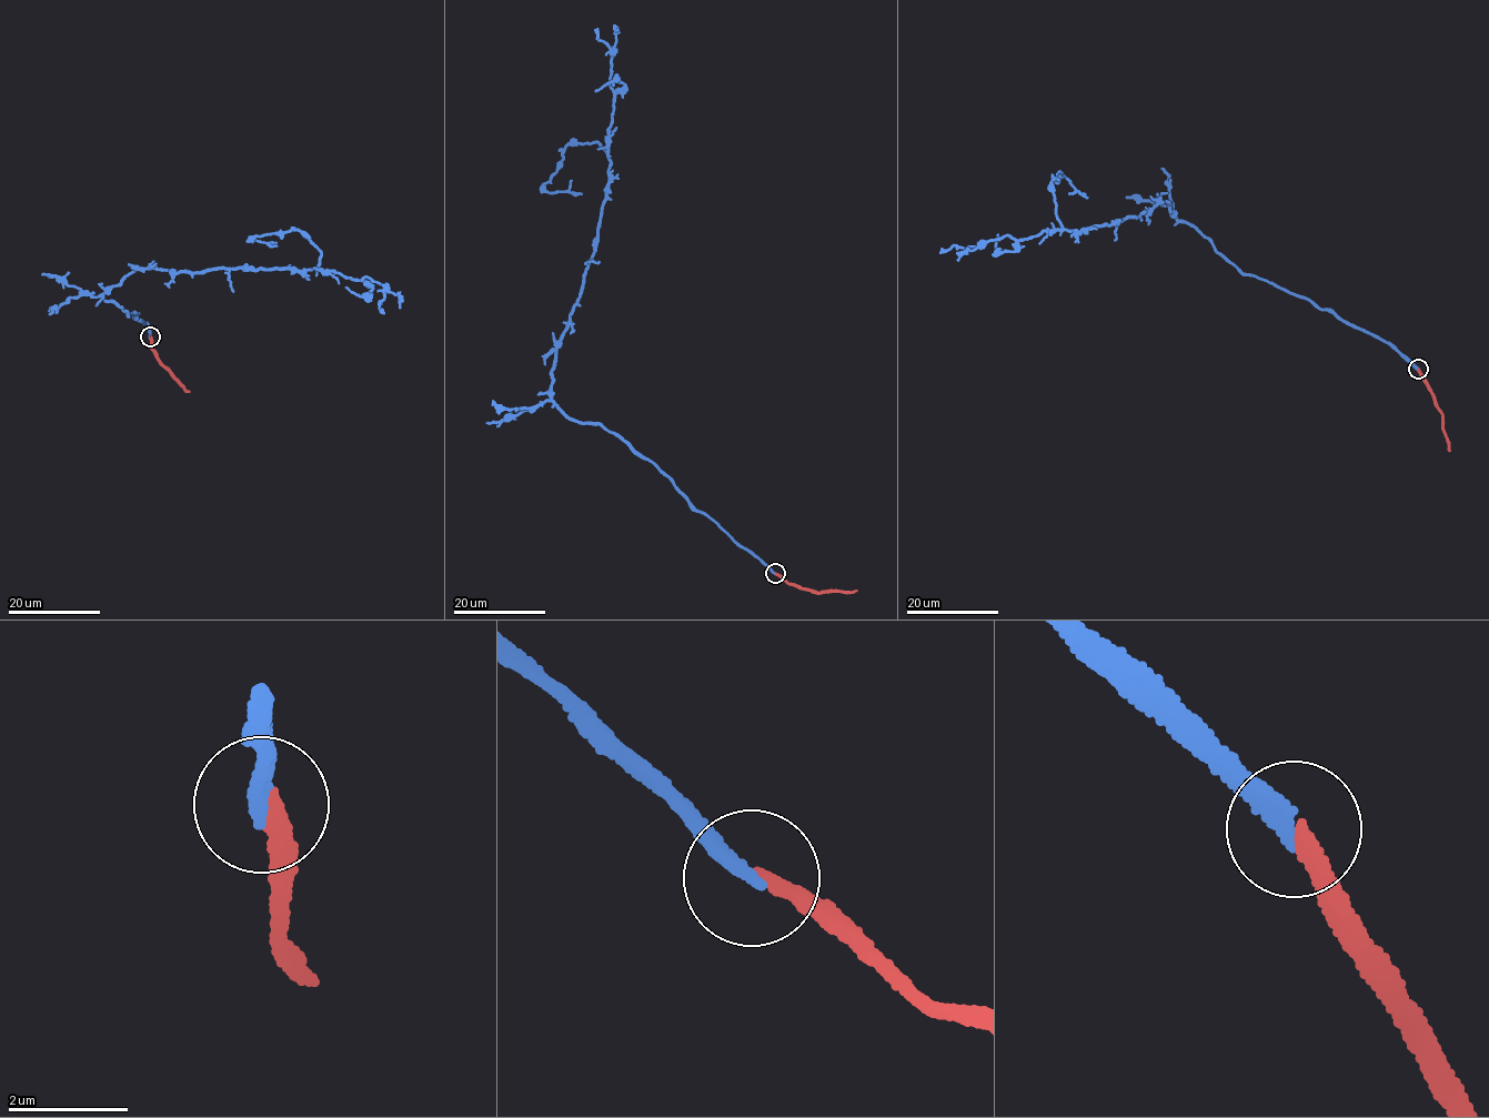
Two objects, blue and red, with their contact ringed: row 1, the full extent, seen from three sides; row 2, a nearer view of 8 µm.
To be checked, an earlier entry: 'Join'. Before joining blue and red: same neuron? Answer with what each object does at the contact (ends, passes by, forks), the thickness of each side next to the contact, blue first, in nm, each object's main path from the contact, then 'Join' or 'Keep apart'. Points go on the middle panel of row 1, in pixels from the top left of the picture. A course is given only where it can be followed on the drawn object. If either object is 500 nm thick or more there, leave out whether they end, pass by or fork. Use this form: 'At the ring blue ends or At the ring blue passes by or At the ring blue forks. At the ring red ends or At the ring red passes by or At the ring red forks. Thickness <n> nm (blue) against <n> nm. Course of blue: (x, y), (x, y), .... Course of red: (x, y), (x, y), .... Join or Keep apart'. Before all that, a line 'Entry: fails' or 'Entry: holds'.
Entry: holds
At the ring blue ends. At the ring red ends. Thickness 300 nm (blue) against 280 nm. Course of blue: (774, 573), (630, 445), (551, 399), (556, 345), (606, 195), (614, 91), (597, 28). Course of red: (775, 573), (790, 584), (817, 592), (856, 590). Join

